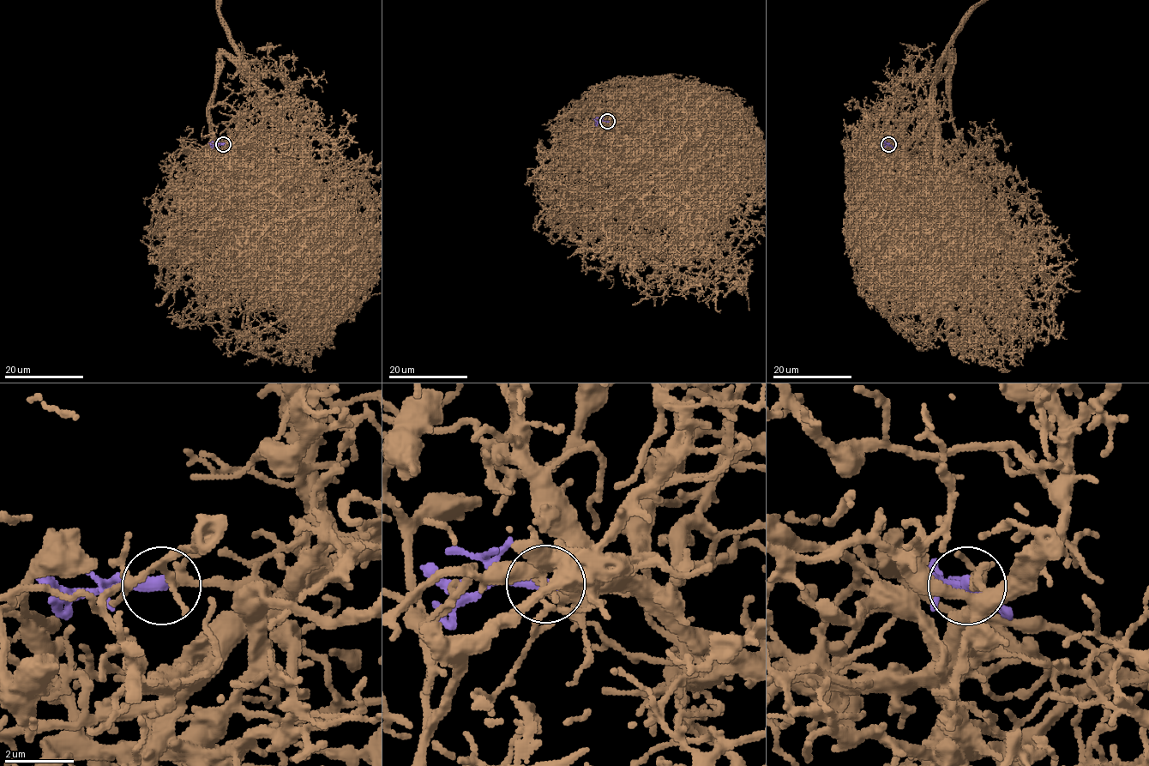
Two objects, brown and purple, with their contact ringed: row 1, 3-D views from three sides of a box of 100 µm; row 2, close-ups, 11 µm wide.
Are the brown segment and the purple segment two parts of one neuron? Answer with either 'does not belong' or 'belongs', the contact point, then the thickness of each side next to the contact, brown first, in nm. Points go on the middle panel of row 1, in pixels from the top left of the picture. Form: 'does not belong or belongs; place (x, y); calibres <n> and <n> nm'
belongs; place (607, 121); calibres 280 and 360 nm

